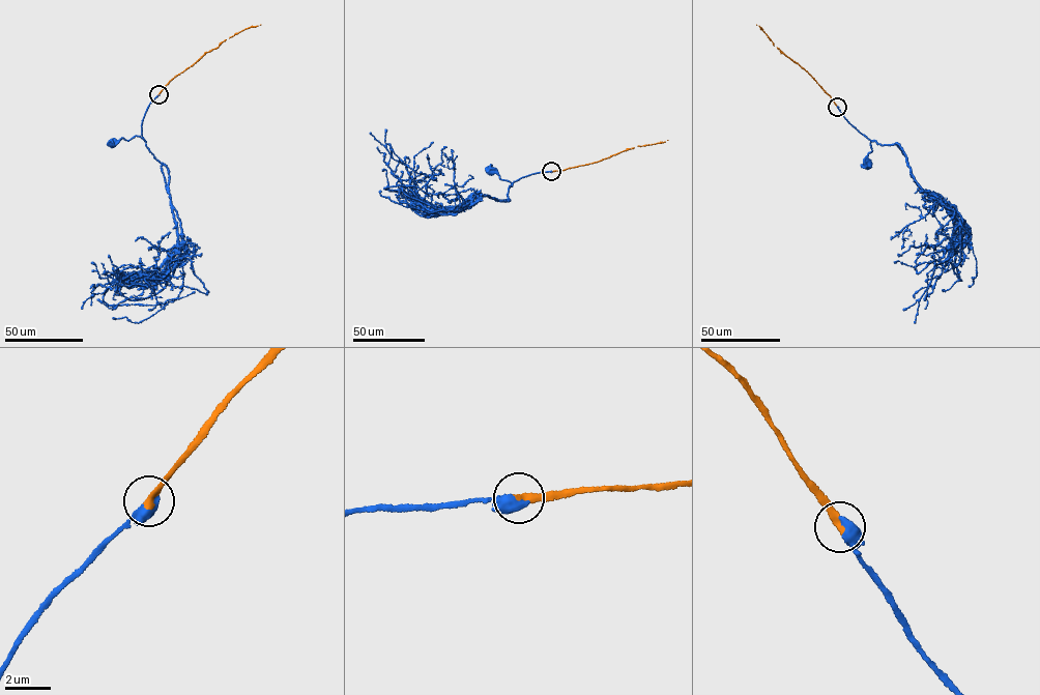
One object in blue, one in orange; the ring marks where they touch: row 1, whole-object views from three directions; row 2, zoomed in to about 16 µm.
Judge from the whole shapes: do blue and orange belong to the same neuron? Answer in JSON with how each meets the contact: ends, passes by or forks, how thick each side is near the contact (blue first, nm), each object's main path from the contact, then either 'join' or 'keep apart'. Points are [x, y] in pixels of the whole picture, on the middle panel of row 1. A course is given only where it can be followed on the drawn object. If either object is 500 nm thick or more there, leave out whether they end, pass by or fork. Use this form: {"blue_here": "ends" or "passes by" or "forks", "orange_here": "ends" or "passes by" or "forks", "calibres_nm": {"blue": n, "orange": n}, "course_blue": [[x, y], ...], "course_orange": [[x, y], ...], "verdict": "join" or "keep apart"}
{"blue_here": "passes by", "orange_here": "ends", "calibres_nm": {"blue": 440, "orange": 320}, "course_blue": [[551, 171], [531, 174], [512, 185], [491, 171]], "course_orange": [[551, 171], [596, 162], [638, 146], [667, 140]], "verdict": "join"}

